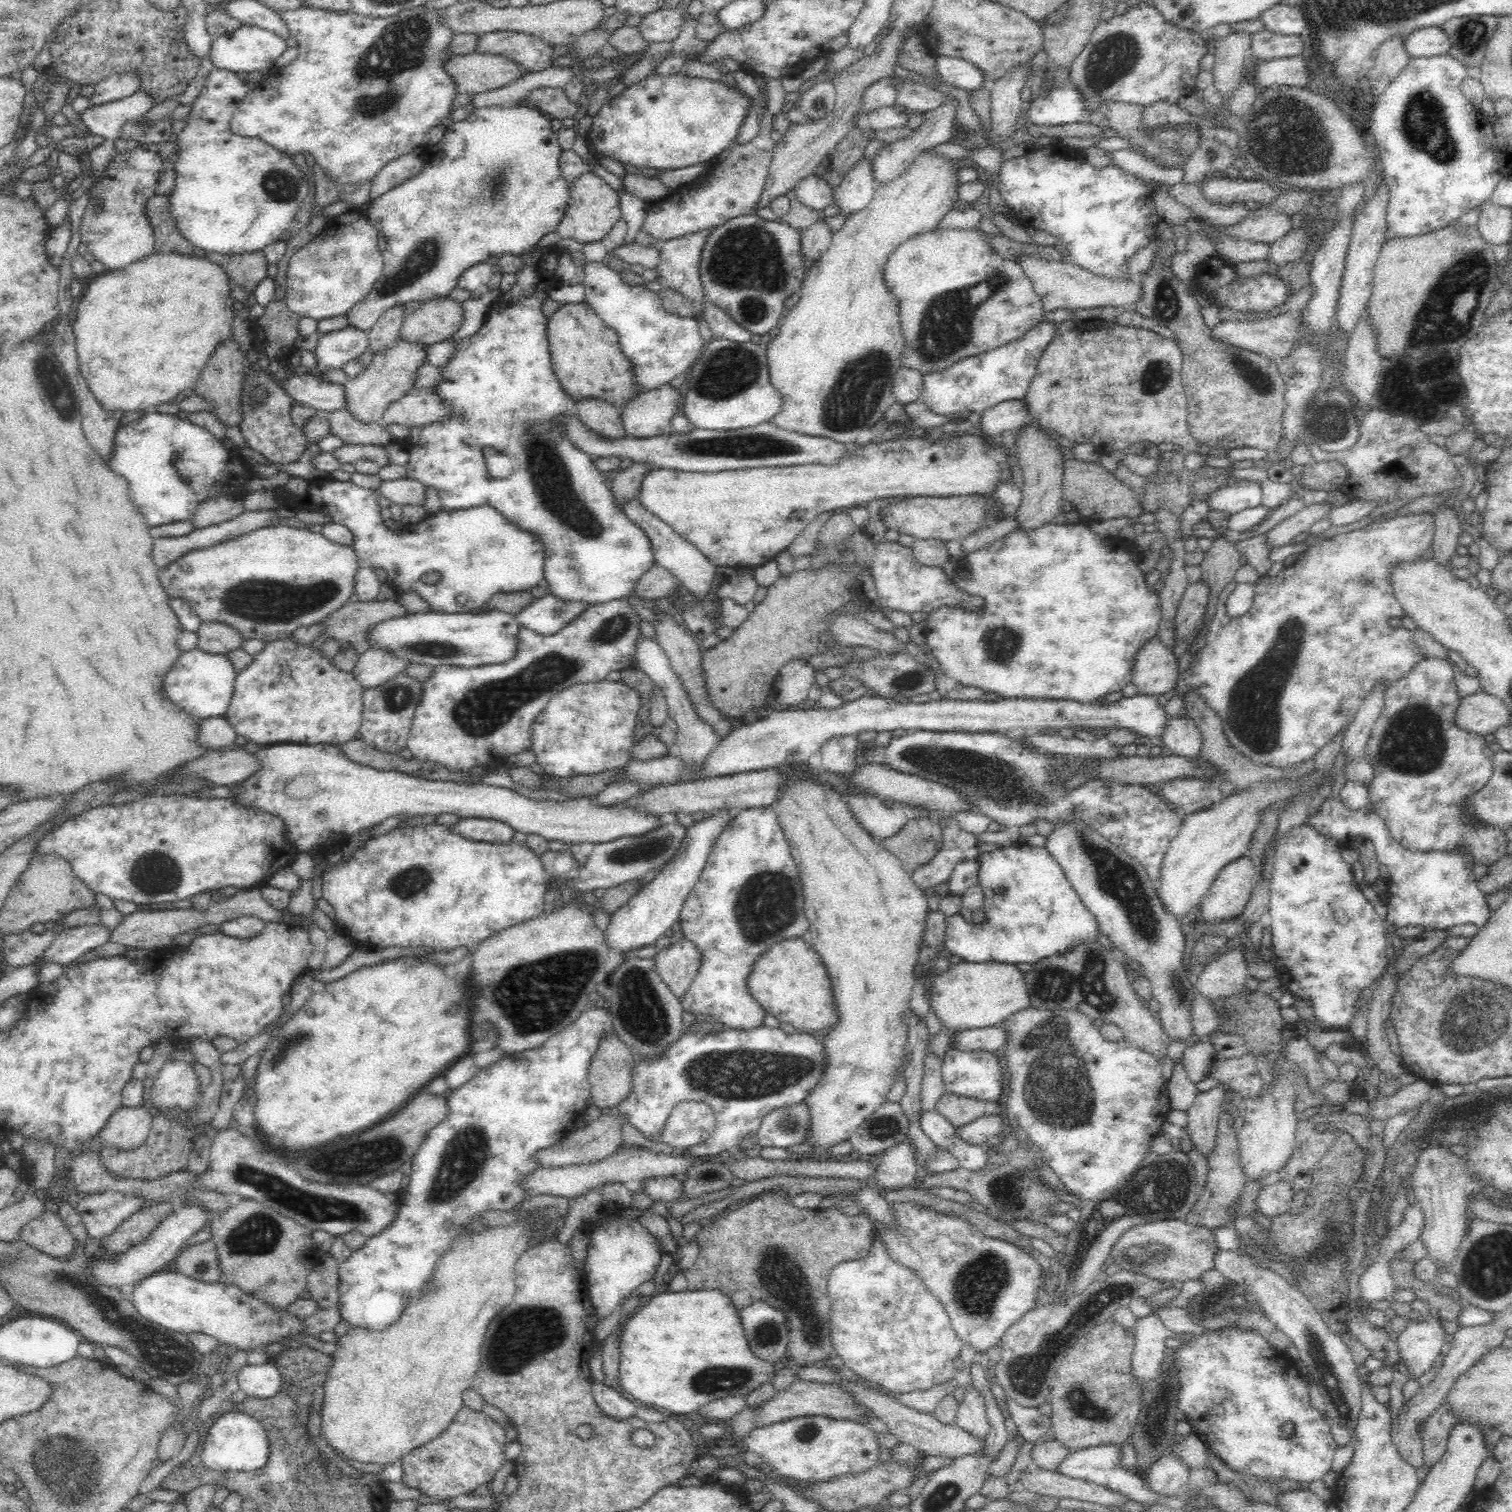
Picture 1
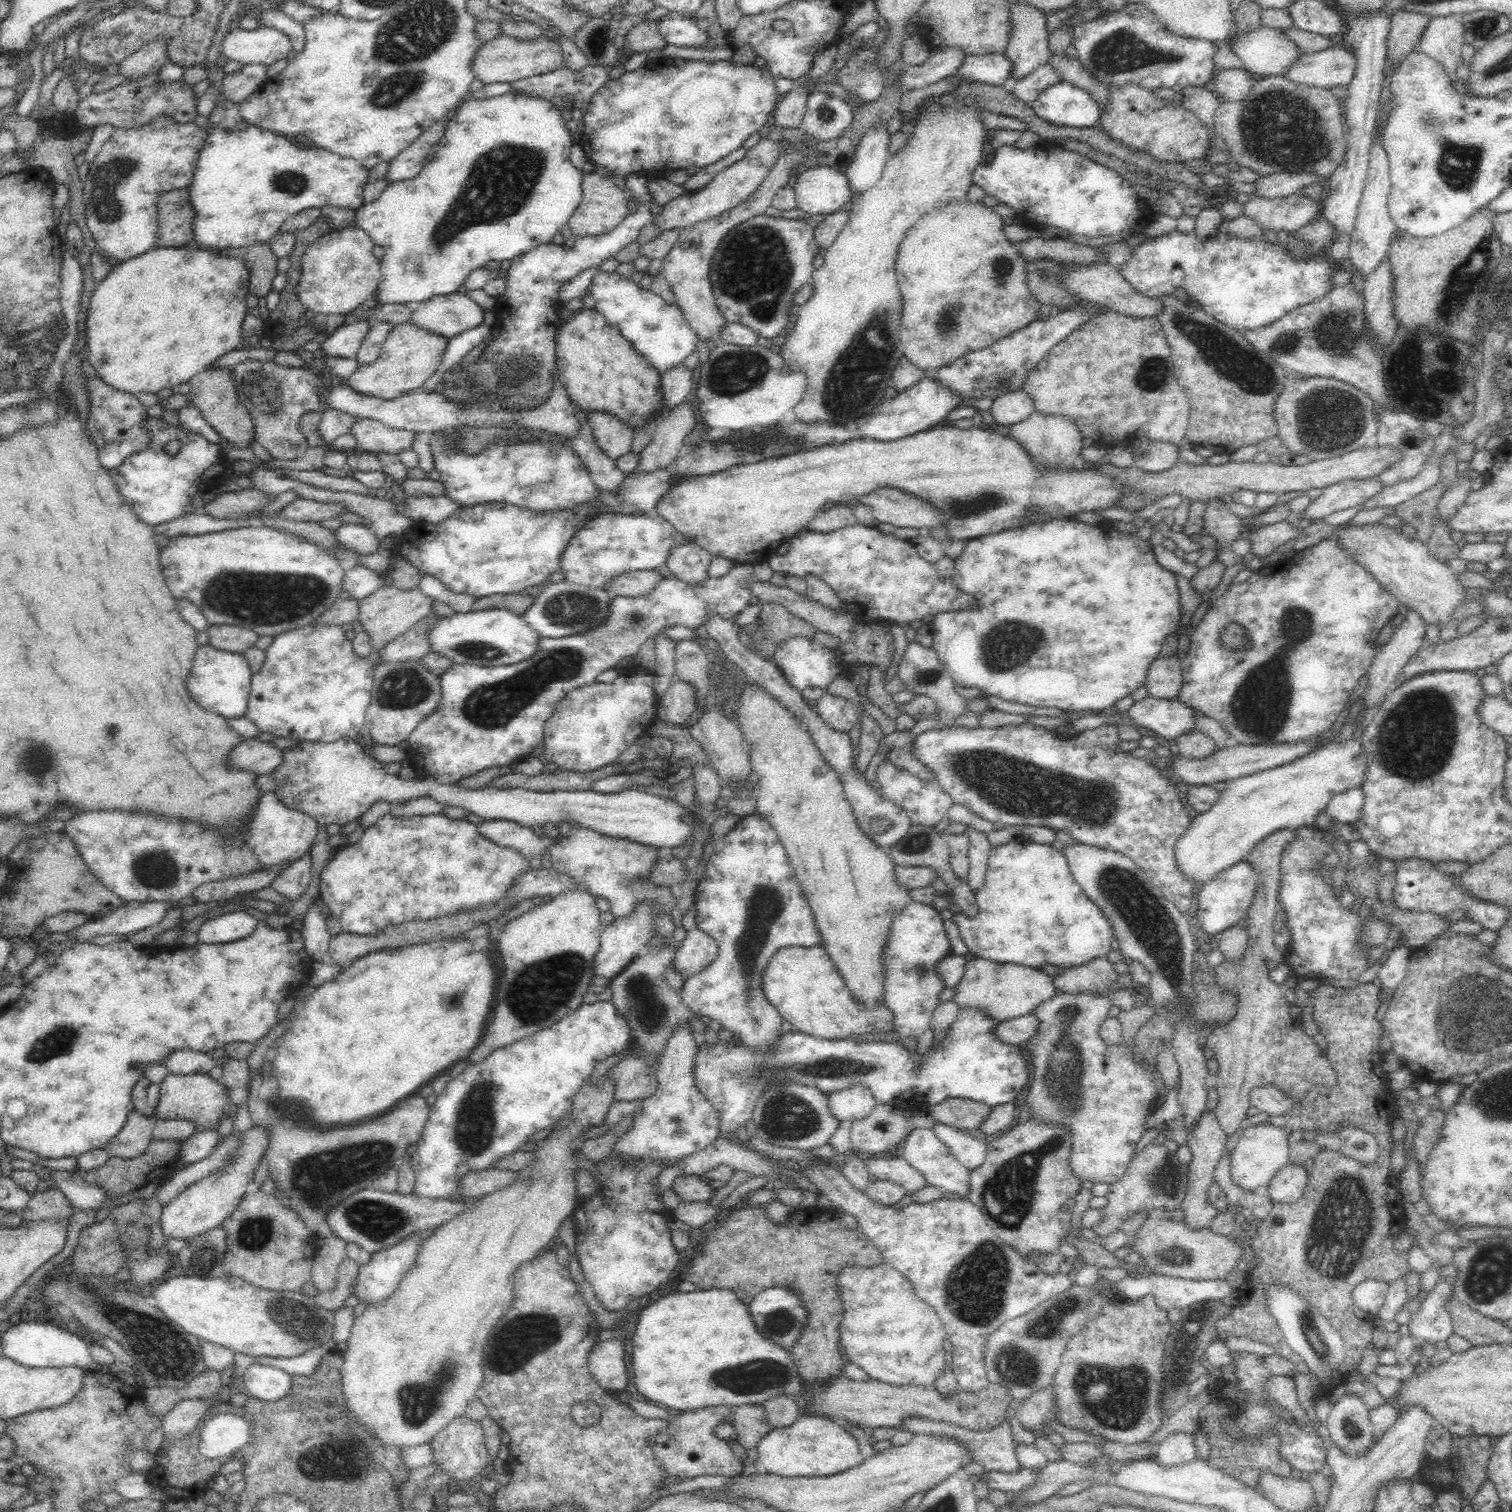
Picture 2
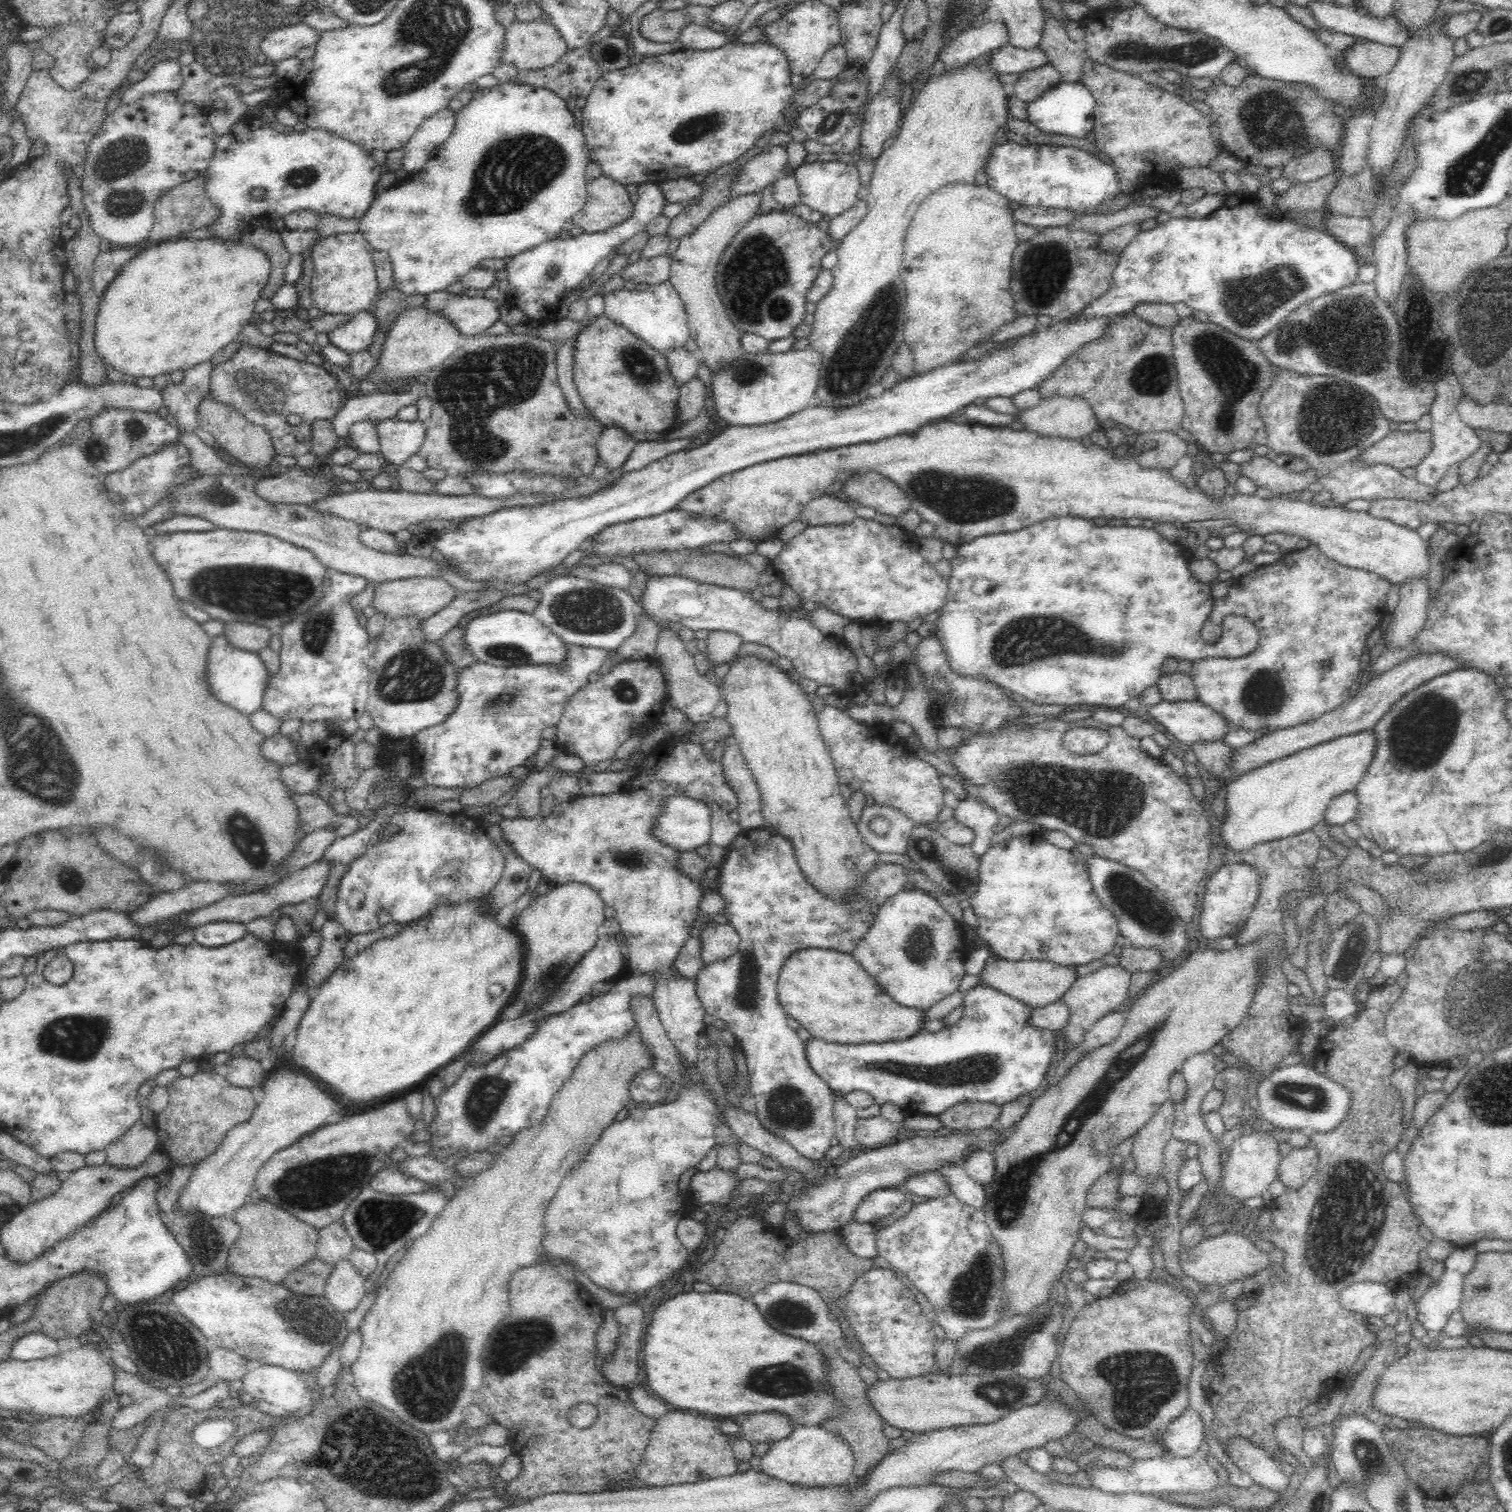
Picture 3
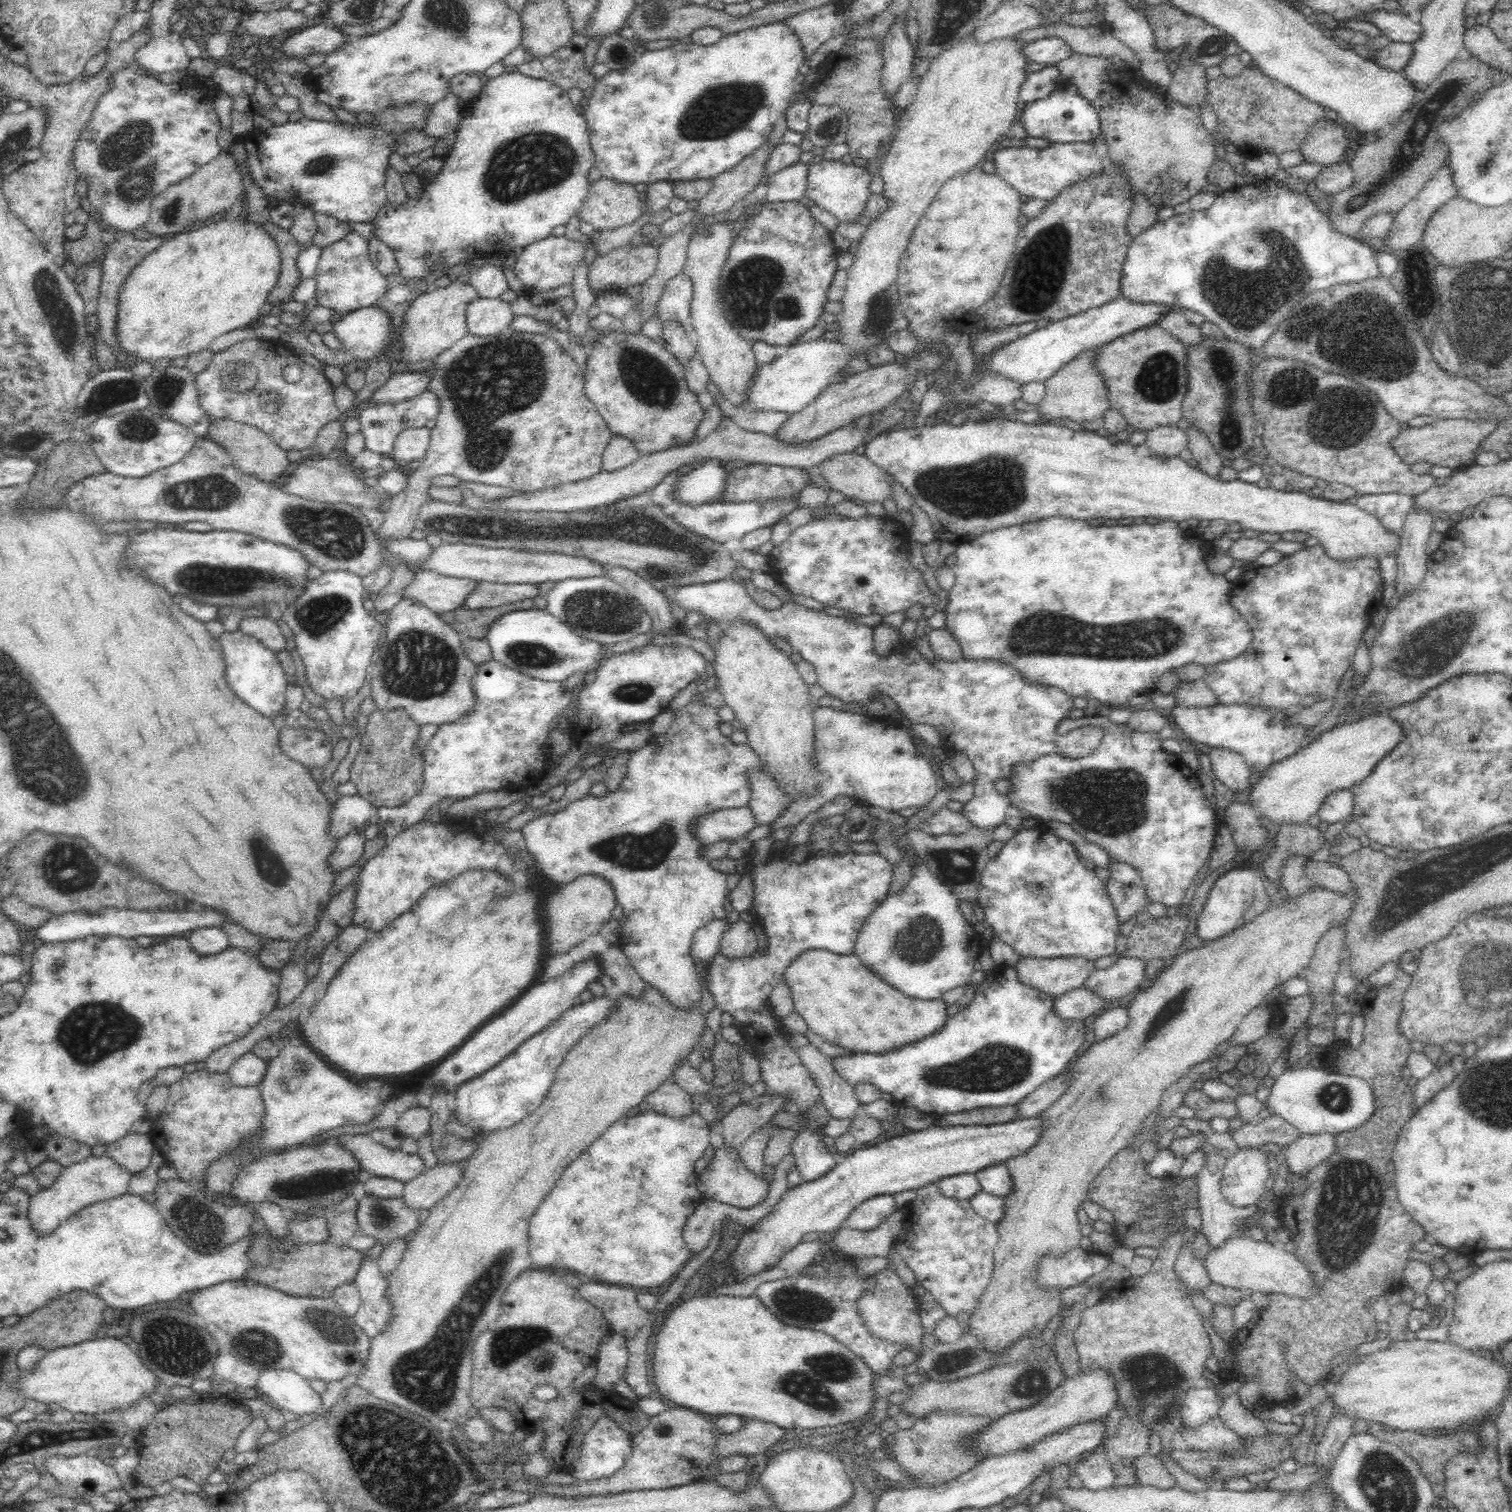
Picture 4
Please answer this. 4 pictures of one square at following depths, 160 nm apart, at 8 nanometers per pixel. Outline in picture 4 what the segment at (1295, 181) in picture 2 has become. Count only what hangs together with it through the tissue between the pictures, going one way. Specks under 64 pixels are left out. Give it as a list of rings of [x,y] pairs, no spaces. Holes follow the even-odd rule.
[[[1316,120],[1299,149],[1305,162],[1328,167],[1340,161],[1345,153],[1348,131],[1349,128],[1344,128],[1335,120]]]

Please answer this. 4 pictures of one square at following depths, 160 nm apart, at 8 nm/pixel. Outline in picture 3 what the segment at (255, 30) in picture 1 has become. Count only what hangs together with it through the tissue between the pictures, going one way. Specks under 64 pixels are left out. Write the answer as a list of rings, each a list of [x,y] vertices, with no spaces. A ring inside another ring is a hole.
[[[304,23],[272,29],[261,42],[264,59],[274,64],[295,56],[301,48],[315,46],[319,34],[320,31]]]

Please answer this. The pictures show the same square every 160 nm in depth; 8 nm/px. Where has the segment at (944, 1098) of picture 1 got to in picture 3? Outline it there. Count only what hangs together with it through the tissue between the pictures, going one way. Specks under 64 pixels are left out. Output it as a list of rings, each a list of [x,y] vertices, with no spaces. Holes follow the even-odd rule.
[[[964,1102],[937,1114],[945,1131],[977,1130],[997,1126],[1002,1107],[986,1102]]]

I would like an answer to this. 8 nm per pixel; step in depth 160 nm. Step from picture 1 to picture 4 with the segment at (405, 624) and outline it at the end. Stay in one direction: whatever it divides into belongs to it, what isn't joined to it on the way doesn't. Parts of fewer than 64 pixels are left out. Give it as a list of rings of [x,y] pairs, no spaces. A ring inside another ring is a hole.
[[[545,609],[513,610],[494,620],[486,632],[485,639],[490,645],[493,660],[502,663],[504,666],[517,670],[522,674],[543,681],[563,682],[575,672],[592,672],[598,670],[605,661],[600,661],[600,652],[604,646],[610,644],[600,644],[593,640],[586,640],[583,636],[578,636],[572,632],[567,625],[555,616],[548,614]]]

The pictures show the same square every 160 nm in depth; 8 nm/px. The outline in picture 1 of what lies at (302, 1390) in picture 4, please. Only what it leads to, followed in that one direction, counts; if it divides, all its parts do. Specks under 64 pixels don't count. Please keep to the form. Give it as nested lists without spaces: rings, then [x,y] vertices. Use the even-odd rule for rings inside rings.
[[[273,1362],[256,1366],[252,1363],[247,1364],[238,1374],[239,1389],[244,1390],[250,1397],[270,1398],[278,1392],[280,1383],[280,1372]]]

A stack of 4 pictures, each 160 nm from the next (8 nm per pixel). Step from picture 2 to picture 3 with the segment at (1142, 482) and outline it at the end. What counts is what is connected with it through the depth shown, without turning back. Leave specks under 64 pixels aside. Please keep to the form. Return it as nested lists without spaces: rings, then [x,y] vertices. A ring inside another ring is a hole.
[[[1394,431],[1364,449],[1357,460],[1366,464],[1387,464],[1396,470],[1415,467],[1432,448],[1432,432]],[[1265,455],[1253,457],[1239,464],[1240,476],[1247,476],[1256,487],[1268,488],[1273,496],[1283,496],[1293,491],[1308,490],[1310,484],[1319,480],[1316,473],[1308,468],[1302,472],[1278,466]]]

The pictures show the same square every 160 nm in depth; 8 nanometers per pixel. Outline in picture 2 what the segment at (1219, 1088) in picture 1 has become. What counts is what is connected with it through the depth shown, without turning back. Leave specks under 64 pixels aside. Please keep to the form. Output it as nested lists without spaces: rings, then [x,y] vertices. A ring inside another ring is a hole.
[[[1214,1111],[1202,1115],[1191,1130],[1193,1131],[1187,1136],[1187,1144],[1192,1152],[1192,1159],[1189,1163],[1188,1188],[1181,1208],[1184,1211],[1184,1223],[1192,1229],[1199,1229],[1210,1227],[1213,1218],[1219,1213],[1208,1199],[1208,1188],[1214,1182],[1214,1171],[1222,1158],[1224,1148],[1230,1148],[1232,1141],[1222,1130]]]

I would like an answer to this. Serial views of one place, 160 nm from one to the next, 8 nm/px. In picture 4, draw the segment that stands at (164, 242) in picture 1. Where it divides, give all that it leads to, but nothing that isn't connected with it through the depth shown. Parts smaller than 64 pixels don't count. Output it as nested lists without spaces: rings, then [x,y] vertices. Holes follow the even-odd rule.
[[[227,150],[208,162],[188,178],[168,186],[164,192],[152,198],[150,218],[144,227],[156,237],[167,235],[171,232],[184,232],[203,222],[215,219],[230,208],[236,198],[240,196],[244,187],[242,183],[240,165],[234,156]]]

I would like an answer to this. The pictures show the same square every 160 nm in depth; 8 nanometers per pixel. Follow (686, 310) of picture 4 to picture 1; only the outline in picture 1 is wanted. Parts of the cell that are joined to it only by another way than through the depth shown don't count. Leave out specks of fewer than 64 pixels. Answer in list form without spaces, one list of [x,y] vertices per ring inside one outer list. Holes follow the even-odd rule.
[[[586,261],[584,272],[582,284],[585,288],[585,302],[595,310],[604,323],[617,332],[624,356],[634,369],[634,383],[642,393],[665,386],[682,373],[688,374],[704,346],[696,318],[681,317],[668,312],[658,292],[646,289],[643,285],[630,285],[621,273],[603,265],[602,261]]]

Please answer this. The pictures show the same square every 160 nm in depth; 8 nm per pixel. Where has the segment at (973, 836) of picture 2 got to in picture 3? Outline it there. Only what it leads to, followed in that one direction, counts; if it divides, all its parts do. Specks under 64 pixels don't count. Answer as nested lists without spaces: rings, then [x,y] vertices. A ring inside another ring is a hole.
[[[966,798],[956,806],[954,816],[956,821],[972,828],[976,835],[971,843],[972,853],[976,859],[981,859],[991,848],[990,844],[994,836],[992,828],[999,822],[1000,816],[993,808],[977,798]]]

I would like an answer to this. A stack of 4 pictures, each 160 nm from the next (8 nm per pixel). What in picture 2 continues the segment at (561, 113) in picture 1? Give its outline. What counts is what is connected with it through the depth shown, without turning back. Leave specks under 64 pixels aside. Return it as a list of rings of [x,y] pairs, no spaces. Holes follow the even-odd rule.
[[[564,64],[562,68],[558,68],[558,70],[546,74],[514,80],[514,82],[511,83],[511,90],[528,96],[543,98],[560,110],[572,111],[574,108],[576,108],[576,110],[584,110],[588,108],[590,100],[596,90],[602,88],[604,83],[608,81],[608,73],[609,69],[606,69],[604,66],[588,65],[586,68],[574,72],[566,68]]]

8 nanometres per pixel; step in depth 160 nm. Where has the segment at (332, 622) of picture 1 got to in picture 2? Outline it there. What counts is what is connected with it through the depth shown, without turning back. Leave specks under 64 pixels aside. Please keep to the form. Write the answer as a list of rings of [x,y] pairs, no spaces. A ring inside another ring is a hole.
[[[392,584],[383,585],[370,596],[357,599],[357,601],[359,610],[357,620],[370,637],[373,646],[373,658],[378,658],[378,652],[381,648],[384,648],[393,638],[408,631],[414,624],[417,624],[416,622],[432,613],[436,599],[422,593],[419,586],[406,591]]]

